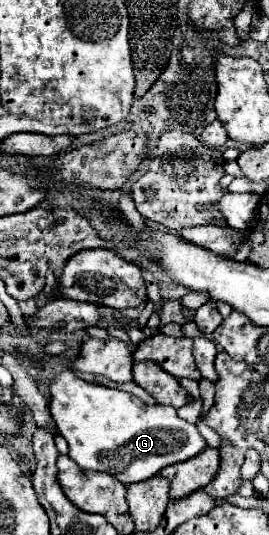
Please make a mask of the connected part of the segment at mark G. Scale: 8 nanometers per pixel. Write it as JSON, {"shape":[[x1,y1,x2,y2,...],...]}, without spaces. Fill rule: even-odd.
{"shape":[[72,371,54,379,50,395,50,413,58,433,68,441,68,457,80,469,110,473,124,485,150,479,166,465,190,459,206,447,196,425,180,419,174,407,148,407,126,391,88,383]]}

